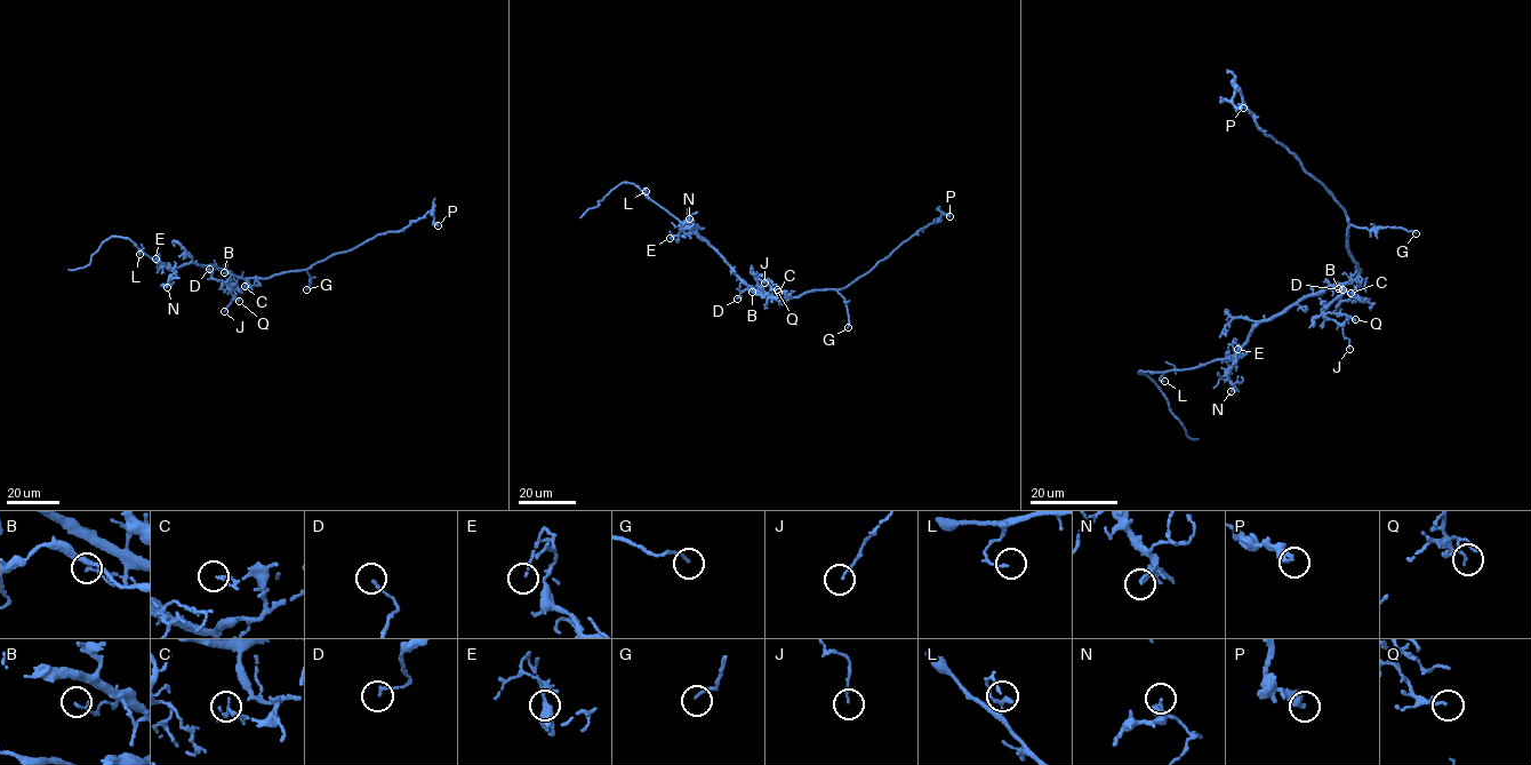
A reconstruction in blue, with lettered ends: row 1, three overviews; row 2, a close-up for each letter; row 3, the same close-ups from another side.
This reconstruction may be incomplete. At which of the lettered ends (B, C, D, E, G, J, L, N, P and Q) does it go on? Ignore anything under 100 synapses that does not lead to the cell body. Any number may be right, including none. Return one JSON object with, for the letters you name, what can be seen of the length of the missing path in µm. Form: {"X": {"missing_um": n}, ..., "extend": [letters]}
{"extend": []}

